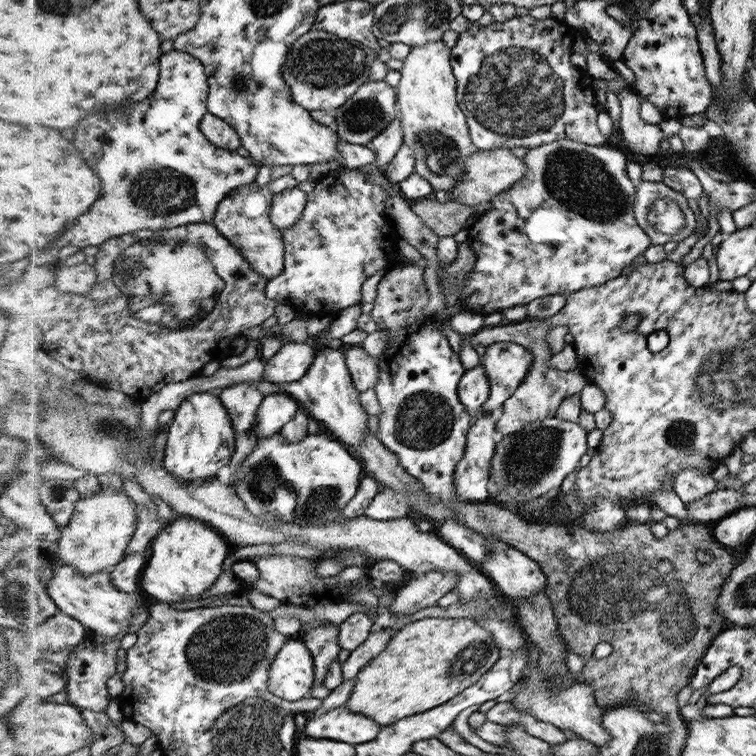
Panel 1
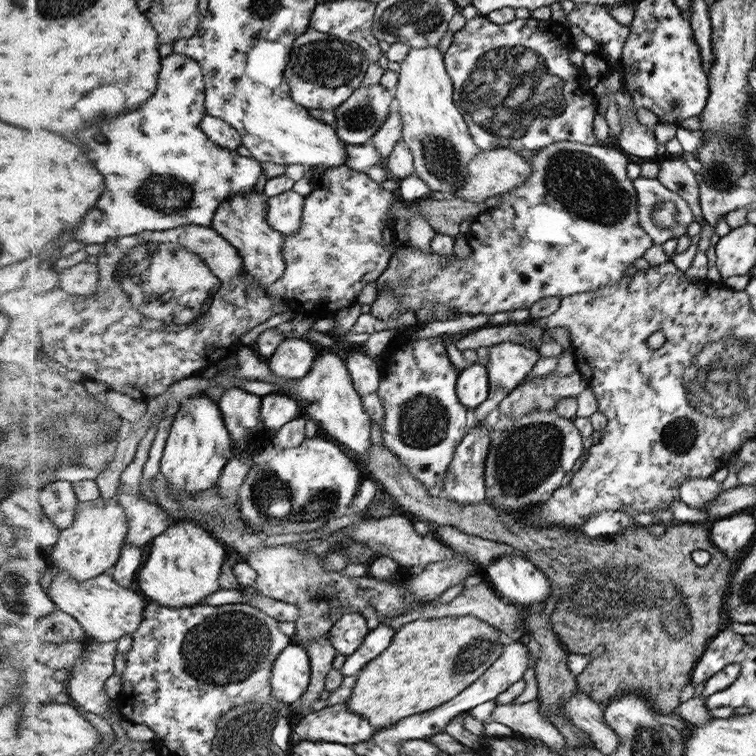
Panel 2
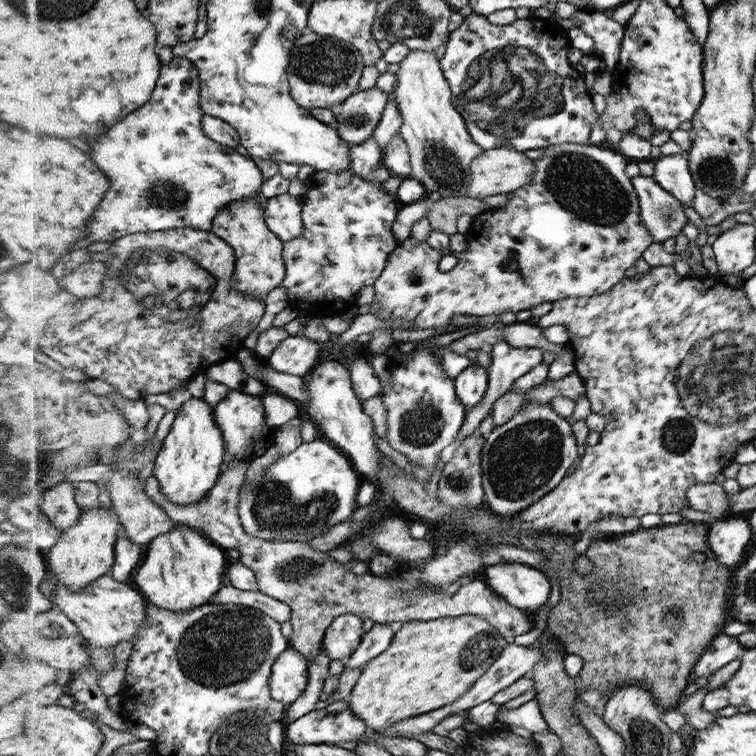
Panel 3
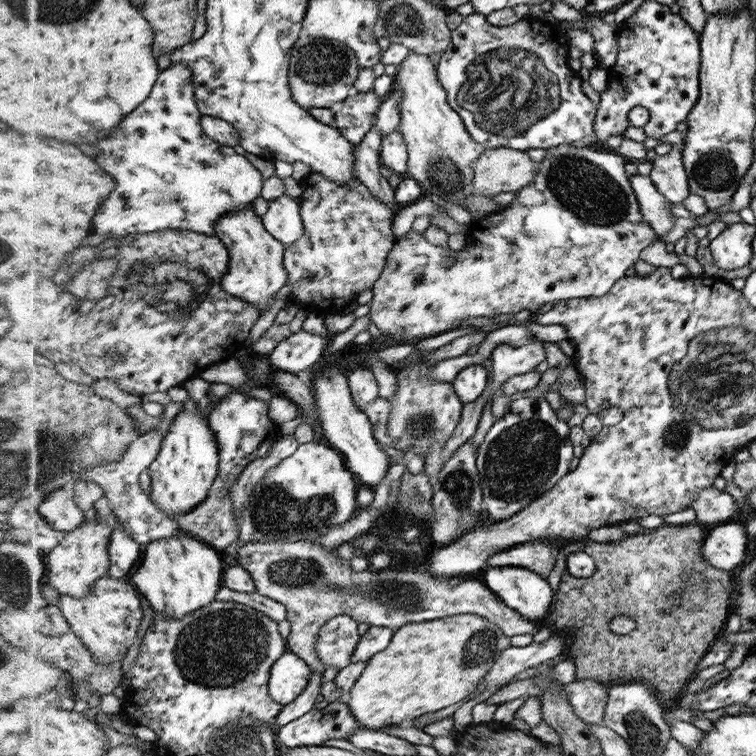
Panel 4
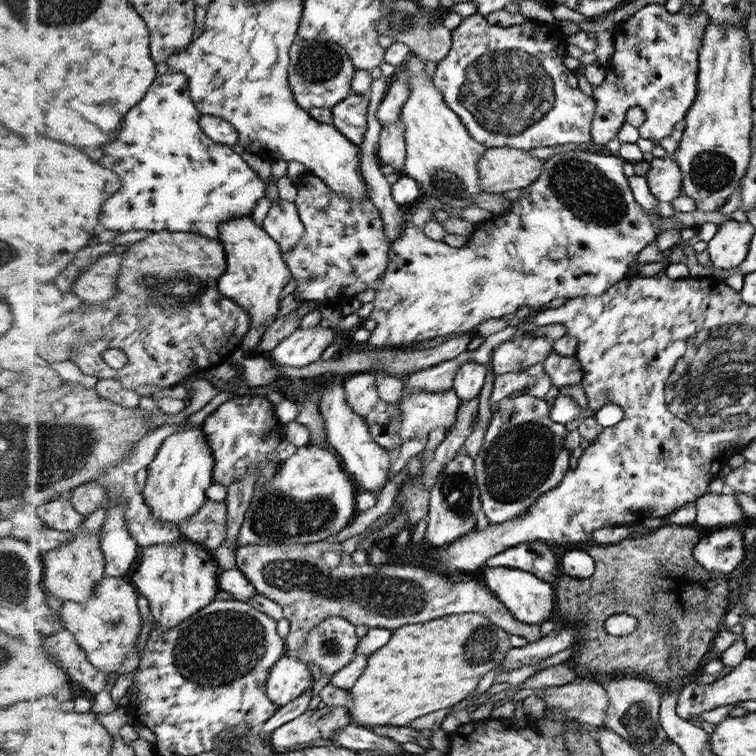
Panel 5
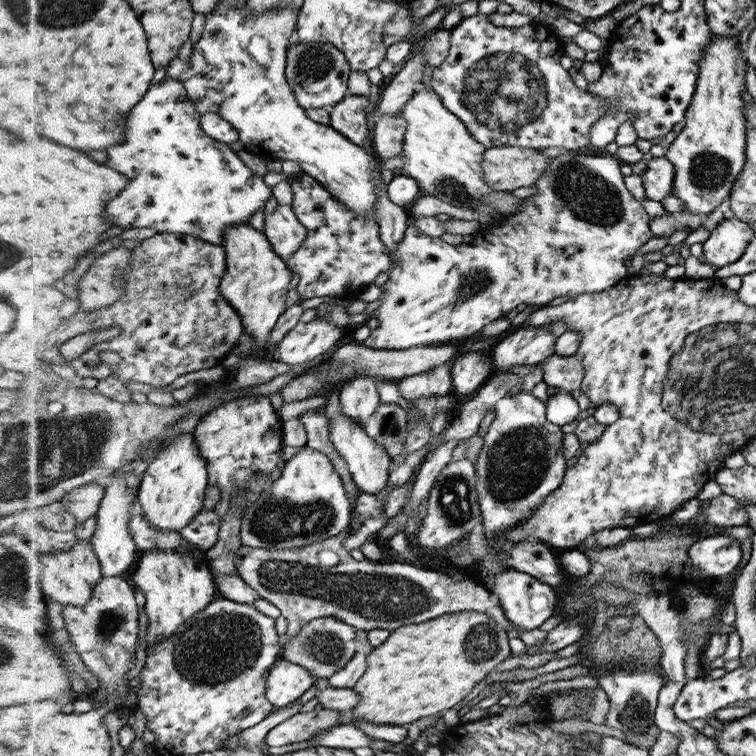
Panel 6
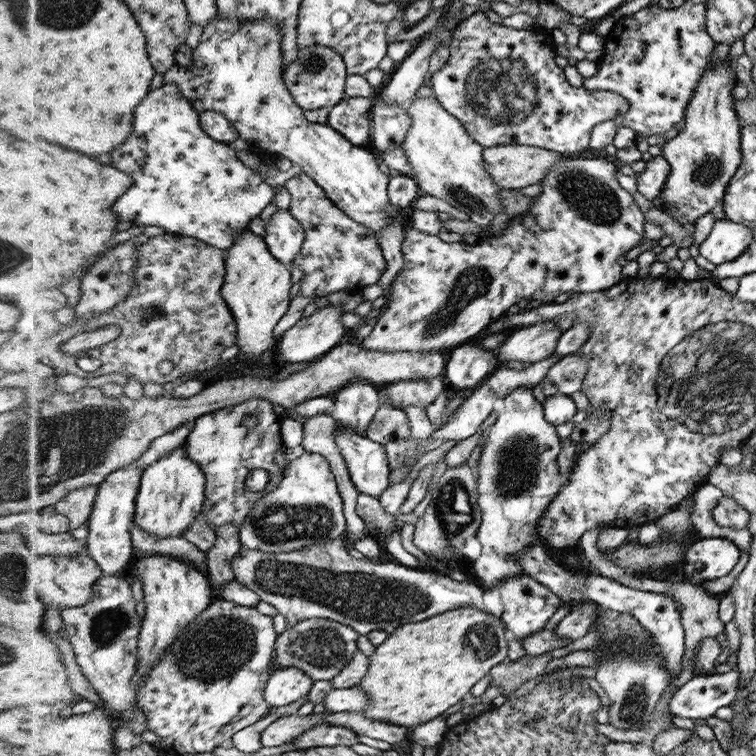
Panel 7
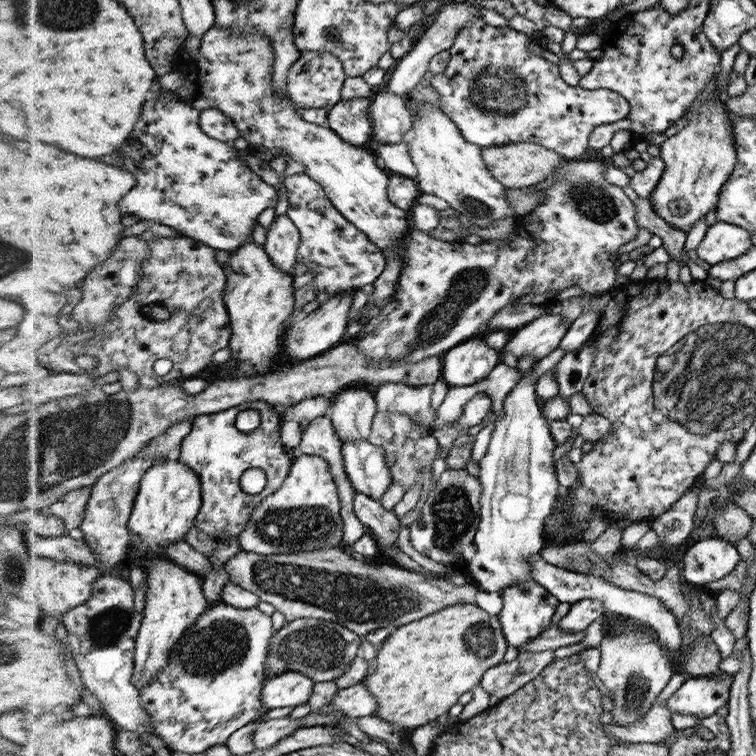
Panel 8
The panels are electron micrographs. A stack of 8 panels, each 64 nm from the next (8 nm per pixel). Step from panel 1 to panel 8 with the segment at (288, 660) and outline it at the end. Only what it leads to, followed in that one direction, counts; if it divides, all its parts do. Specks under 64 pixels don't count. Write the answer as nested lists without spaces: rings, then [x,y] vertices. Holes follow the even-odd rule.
[[[288,671],[269,678],[265,684],[263,701],[270,709],[302,706],[311,698],[314,680],[301,673]]]

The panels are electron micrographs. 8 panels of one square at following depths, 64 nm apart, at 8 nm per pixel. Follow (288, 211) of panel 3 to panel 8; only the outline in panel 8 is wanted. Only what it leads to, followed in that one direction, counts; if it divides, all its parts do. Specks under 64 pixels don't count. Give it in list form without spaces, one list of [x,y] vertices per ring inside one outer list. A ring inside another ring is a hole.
[[[276,215],[275,221],[269,229],[265,247],[272,257],[274,264],[282,271],[294,278],[294,264],[296,264],[296,250],[302,240],[299,229],[289,216]]]

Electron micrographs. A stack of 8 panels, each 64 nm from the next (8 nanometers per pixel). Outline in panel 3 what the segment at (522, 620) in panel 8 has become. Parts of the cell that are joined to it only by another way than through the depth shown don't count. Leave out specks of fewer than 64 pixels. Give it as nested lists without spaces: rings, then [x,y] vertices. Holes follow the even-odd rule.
[[[503,562],[484,567],[484,581],[506,603],[527,615],[535,615],[548,602],[551,580],[529,564]]]

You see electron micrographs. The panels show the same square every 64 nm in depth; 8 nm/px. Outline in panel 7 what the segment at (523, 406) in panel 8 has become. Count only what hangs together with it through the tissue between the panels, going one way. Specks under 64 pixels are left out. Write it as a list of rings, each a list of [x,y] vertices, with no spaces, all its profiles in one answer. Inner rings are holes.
[[[518,388],[504,399],[498,400],[494,406],[493,418],[486,424],[488,437],[483,445],[482,455],[478,461],[479,499],[478,506],[482,516],[482,523],[478,531],[478,542],[482,546],[481,554],[472,563],[468,564],[469,570],[484,582],[482,588],[496,587],[501,580],[511,578],[517,574],[523,574],[524,568],[516,561],[519,552],[523,552],[529,546],[543,544],[536,534],[538,522],[543,518],[549,504],[555,500],[555,496],[562,489],[560,482],[560,466],[556,462],[560,454],[562,440],[556,426],[544,419],[544,408],[534,398],[530,388]]]

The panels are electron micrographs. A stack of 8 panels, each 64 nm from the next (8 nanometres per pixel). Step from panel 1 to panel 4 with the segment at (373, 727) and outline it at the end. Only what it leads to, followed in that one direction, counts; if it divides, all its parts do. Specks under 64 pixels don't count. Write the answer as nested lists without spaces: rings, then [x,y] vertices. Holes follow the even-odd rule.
[[[332,698],[325,708],[312,708],[306,715],[277,728],[277,743],[283,749],[318,746],[326,740],[344,740],[360,727],[346,701]]]

